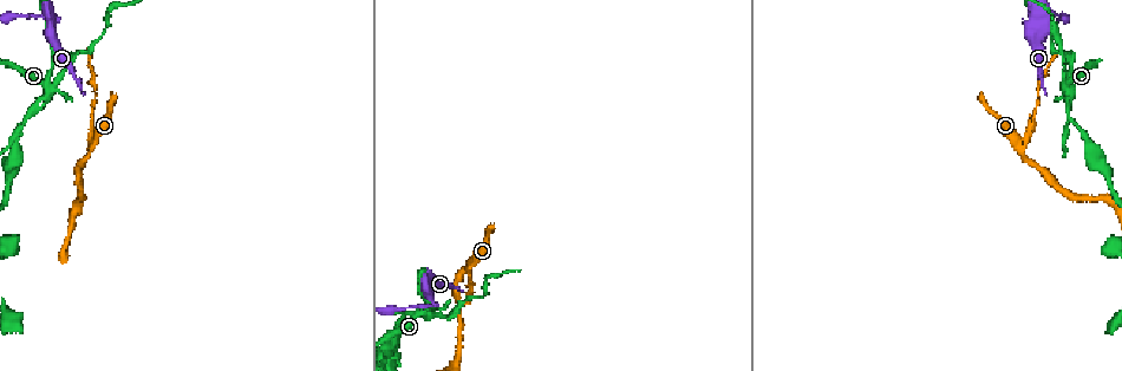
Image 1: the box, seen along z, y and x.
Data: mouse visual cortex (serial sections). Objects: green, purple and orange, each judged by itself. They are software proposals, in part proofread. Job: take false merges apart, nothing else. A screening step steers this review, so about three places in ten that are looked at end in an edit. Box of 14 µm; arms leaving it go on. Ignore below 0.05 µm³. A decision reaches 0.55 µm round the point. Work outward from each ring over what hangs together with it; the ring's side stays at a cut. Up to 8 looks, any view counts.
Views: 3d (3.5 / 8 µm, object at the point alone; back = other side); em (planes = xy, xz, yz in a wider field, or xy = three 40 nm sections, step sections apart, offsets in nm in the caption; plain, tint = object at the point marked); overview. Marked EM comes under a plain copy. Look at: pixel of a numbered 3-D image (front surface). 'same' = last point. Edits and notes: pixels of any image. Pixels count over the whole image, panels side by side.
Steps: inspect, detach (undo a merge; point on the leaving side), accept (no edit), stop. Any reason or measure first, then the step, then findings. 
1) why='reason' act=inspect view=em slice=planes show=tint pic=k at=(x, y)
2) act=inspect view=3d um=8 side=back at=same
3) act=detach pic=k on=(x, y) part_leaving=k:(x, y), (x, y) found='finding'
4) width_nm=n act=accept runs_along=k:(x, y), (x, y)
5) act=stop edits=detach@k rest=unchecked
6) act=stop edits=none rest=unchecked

why='abrupt turn' act=inspect view=3d um=3.5 pic=1 at=(88, 142)

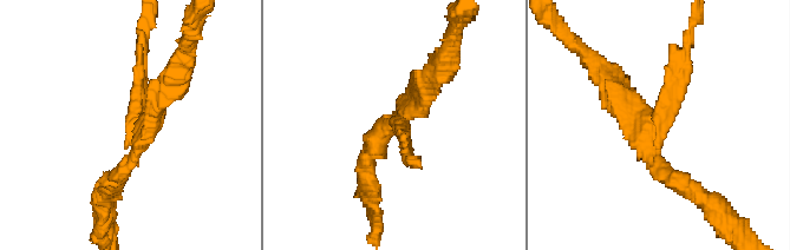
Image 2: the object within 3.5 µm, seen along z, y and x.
arm_widths_nm=150,300 why='shape alone is not enough' act=inspect view=em slice=xy step=1 show=tint pic=2 at=(656, 126)

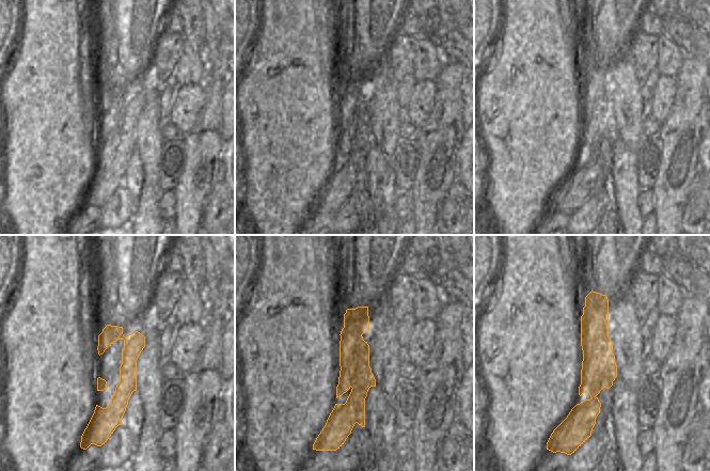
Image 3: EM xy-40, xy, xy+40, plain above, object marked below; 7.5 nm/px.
why='another direction' act=inspect view=em slice=planes show=tint at=same

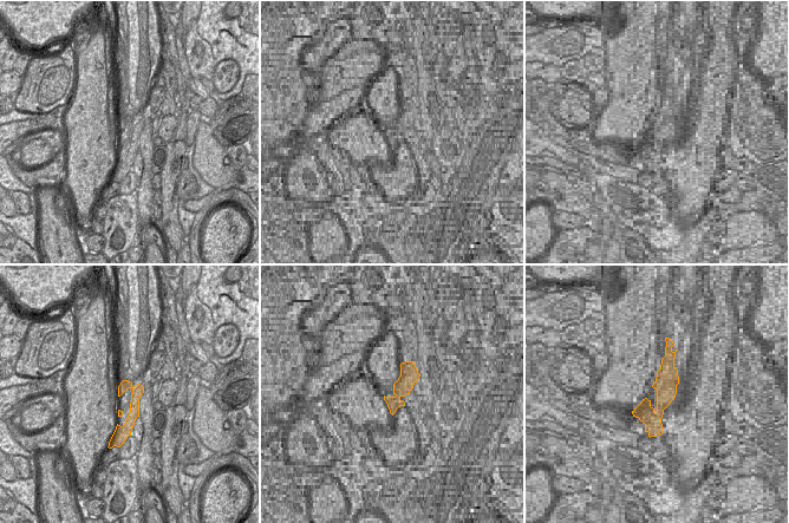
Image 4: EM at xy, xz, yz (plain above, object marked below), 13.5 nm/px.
act=detach pic=2 on=(138, 76) part_leaving=2:(136, 116), (143, 90), (143, 25) found='a second cell is stuck on'

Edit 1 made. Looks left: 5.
why='redraw' act=inspect view=overview

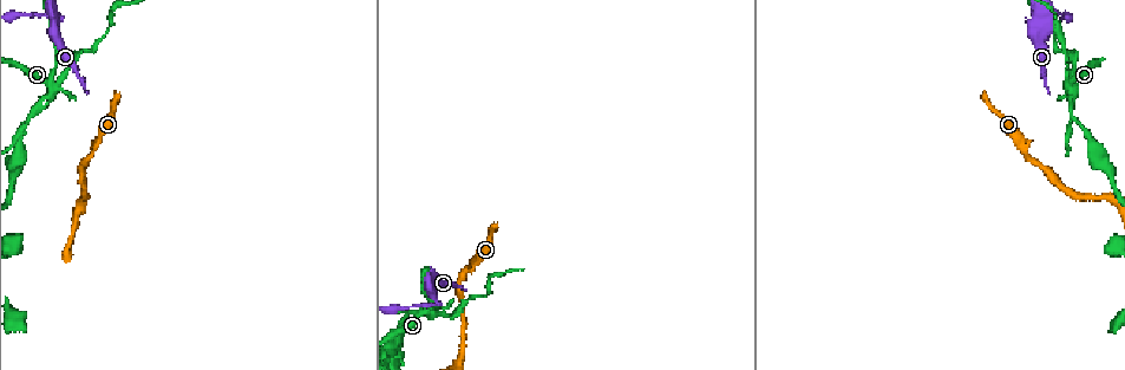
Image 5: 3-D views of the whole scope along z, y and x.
why='four arms meet' act=inspect view=3d um=8 side=back pic=5 at=(1047, 22)

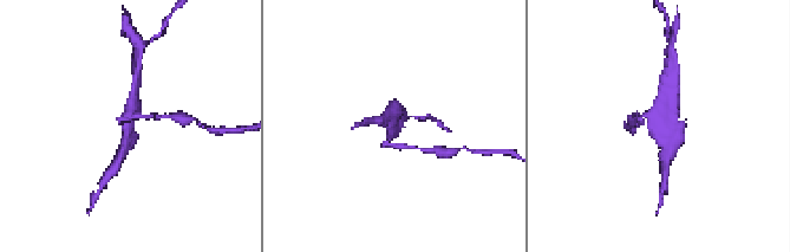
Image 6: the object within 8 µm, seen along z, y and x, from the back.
why='closer look' act=inspect view=3d um=3.5 pic=6 at=(393, 127)

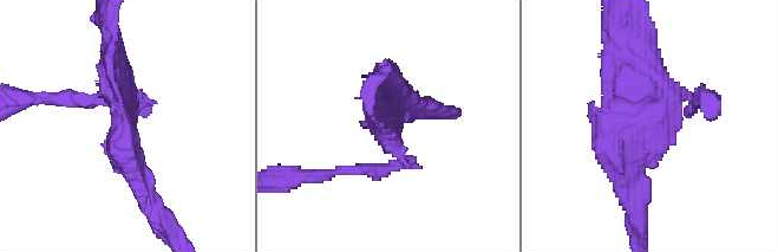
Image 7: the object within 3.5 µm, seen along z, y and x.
act=accept runs_along=7:(626, 178), (641, 123), (695, 102) found='continuous, no second cell'

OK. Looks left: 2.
act=stop edits=detach@2 rest=unchecked

